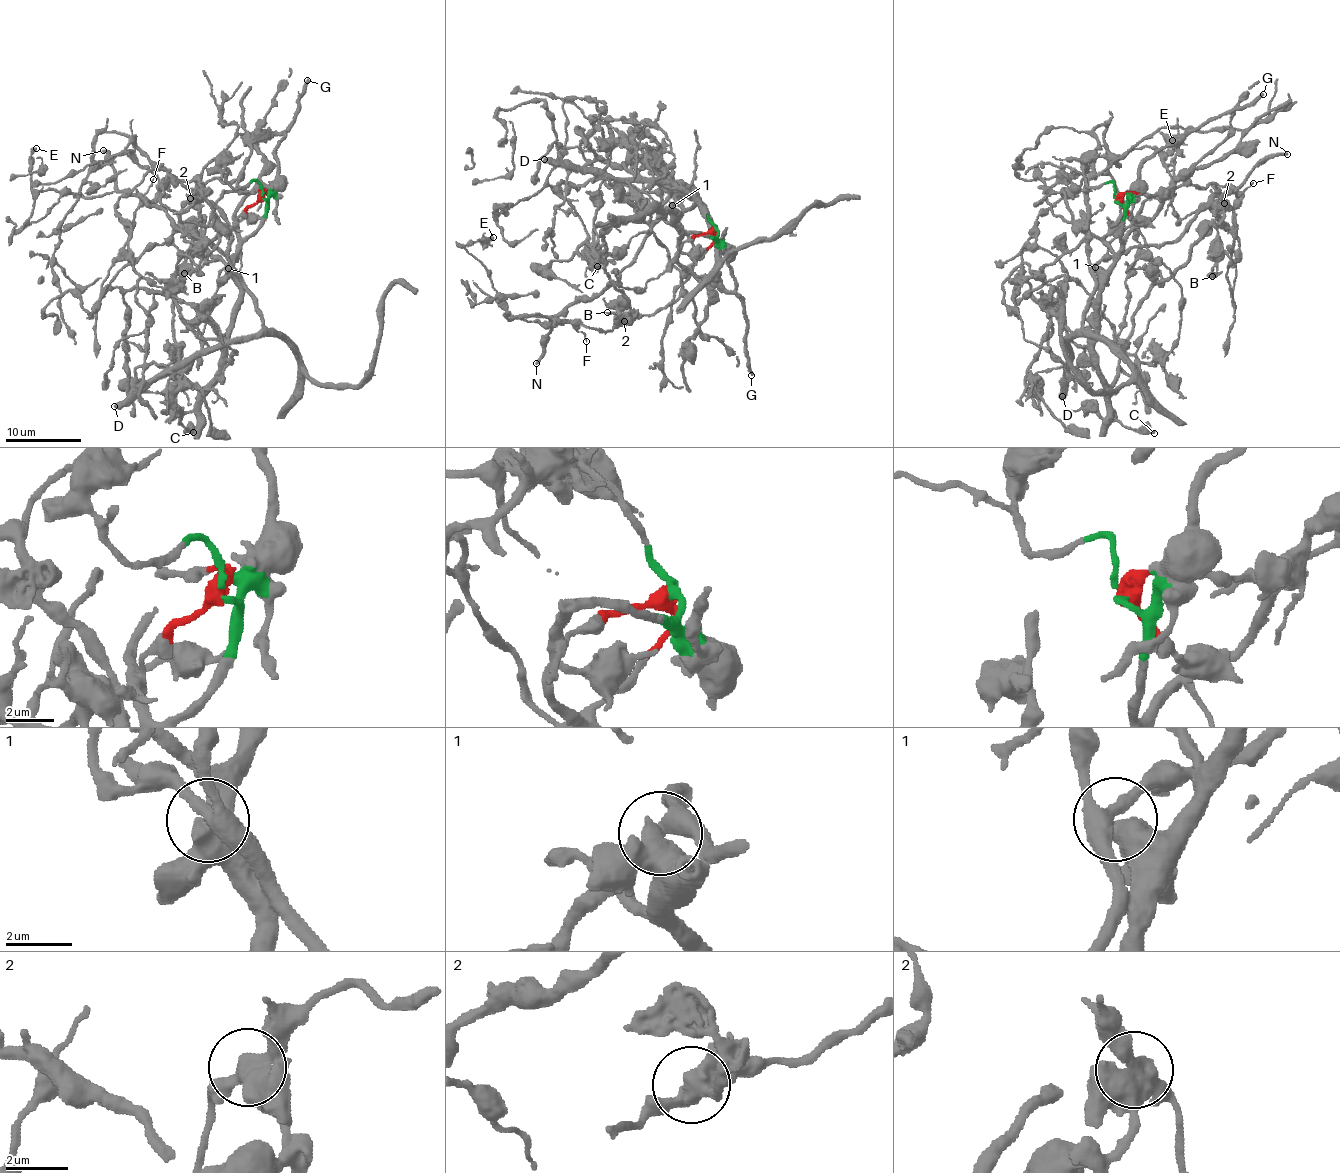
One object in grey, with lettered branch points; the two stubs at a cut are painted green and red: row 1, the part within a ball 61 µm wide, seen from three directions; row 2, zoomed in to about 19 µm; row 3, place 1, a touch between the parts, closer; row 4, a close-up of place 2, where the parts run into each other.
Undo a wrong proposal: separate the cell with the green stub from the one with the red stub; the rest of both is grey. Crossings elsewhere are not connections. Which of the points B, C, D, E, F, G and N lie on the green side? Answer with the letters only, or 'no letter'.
B, C, G

